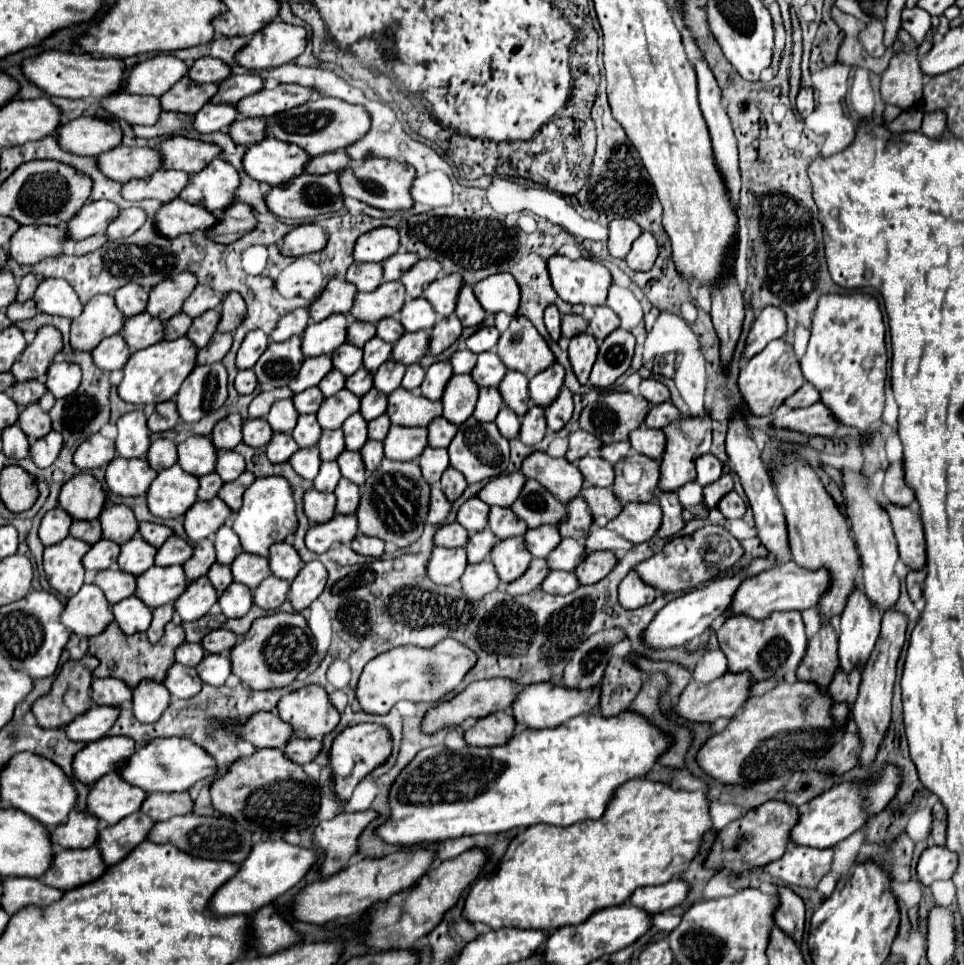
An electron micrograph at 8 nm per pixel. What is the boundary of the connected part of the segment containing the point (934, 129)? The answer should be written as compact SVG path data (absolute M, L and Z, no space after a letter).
M937 112L937 114L931 114L931 116L923 118L921 130L929 138L935 138L935 140L943 138L943 134L945 134L945 116L941 112Z

